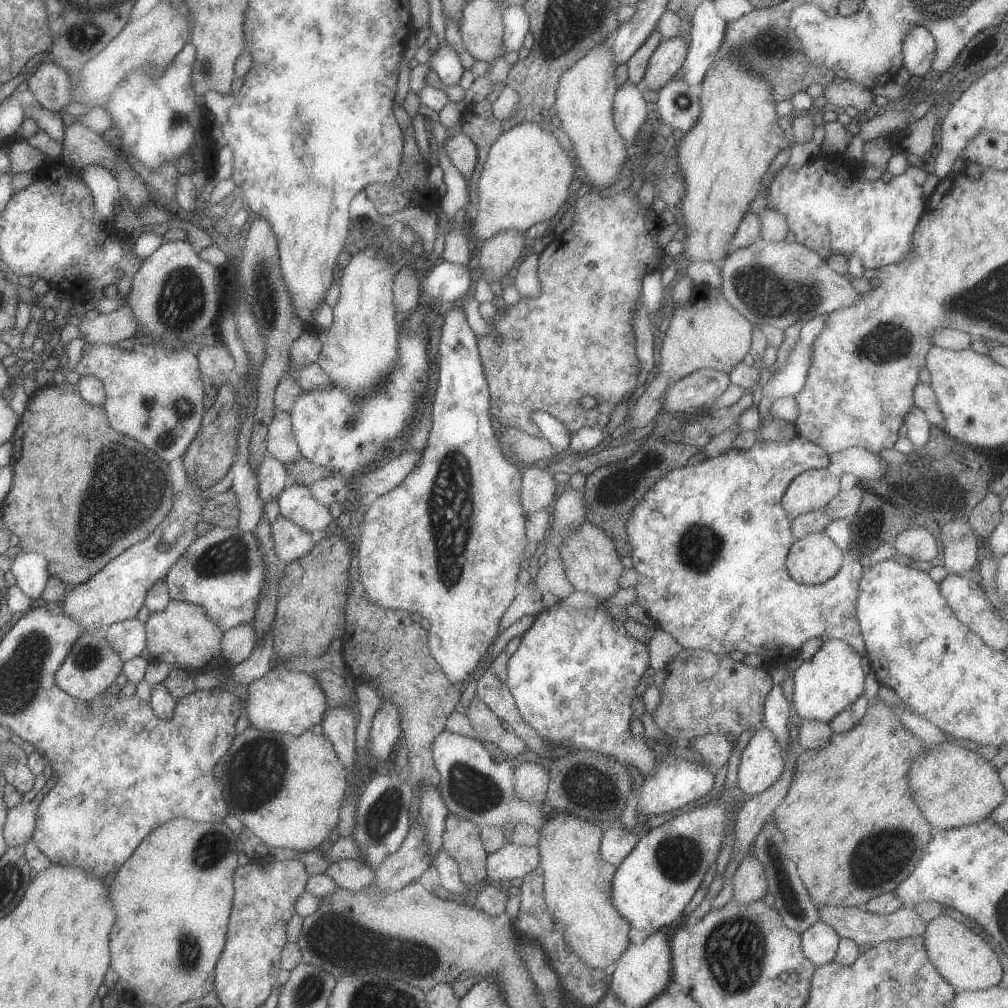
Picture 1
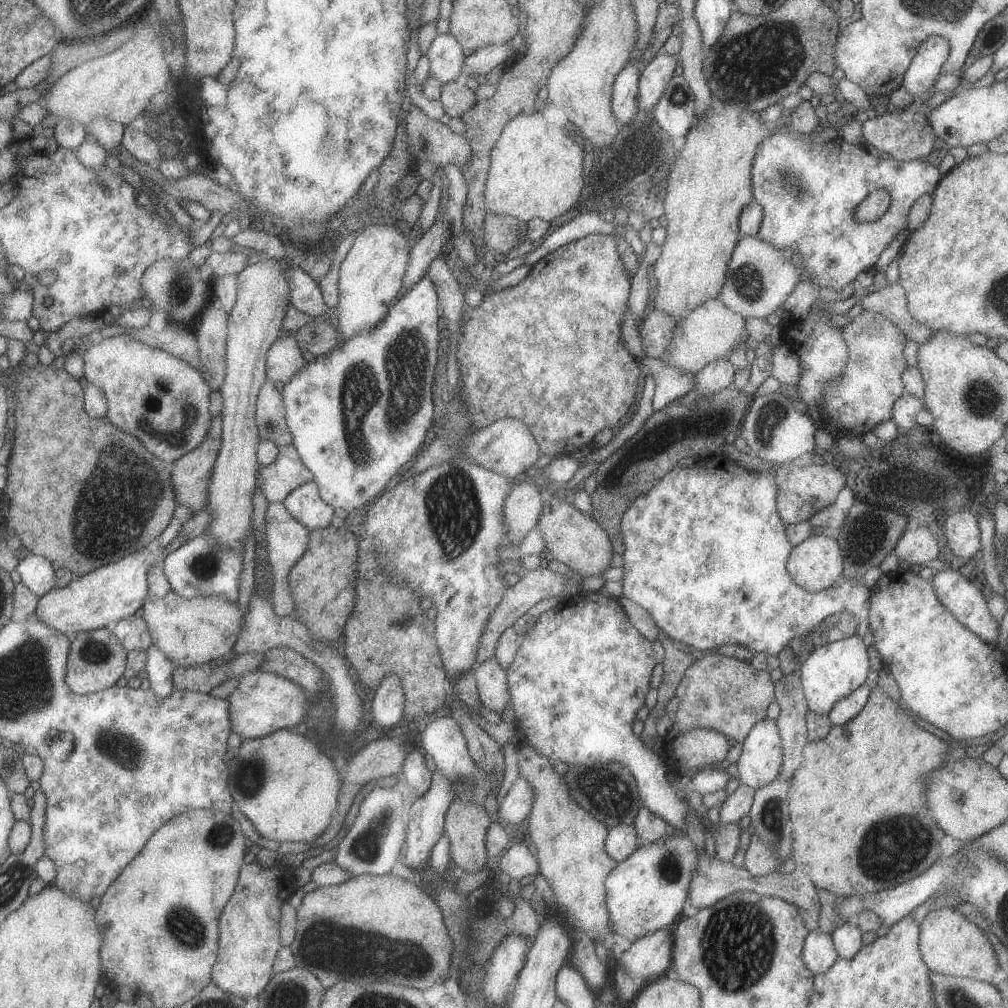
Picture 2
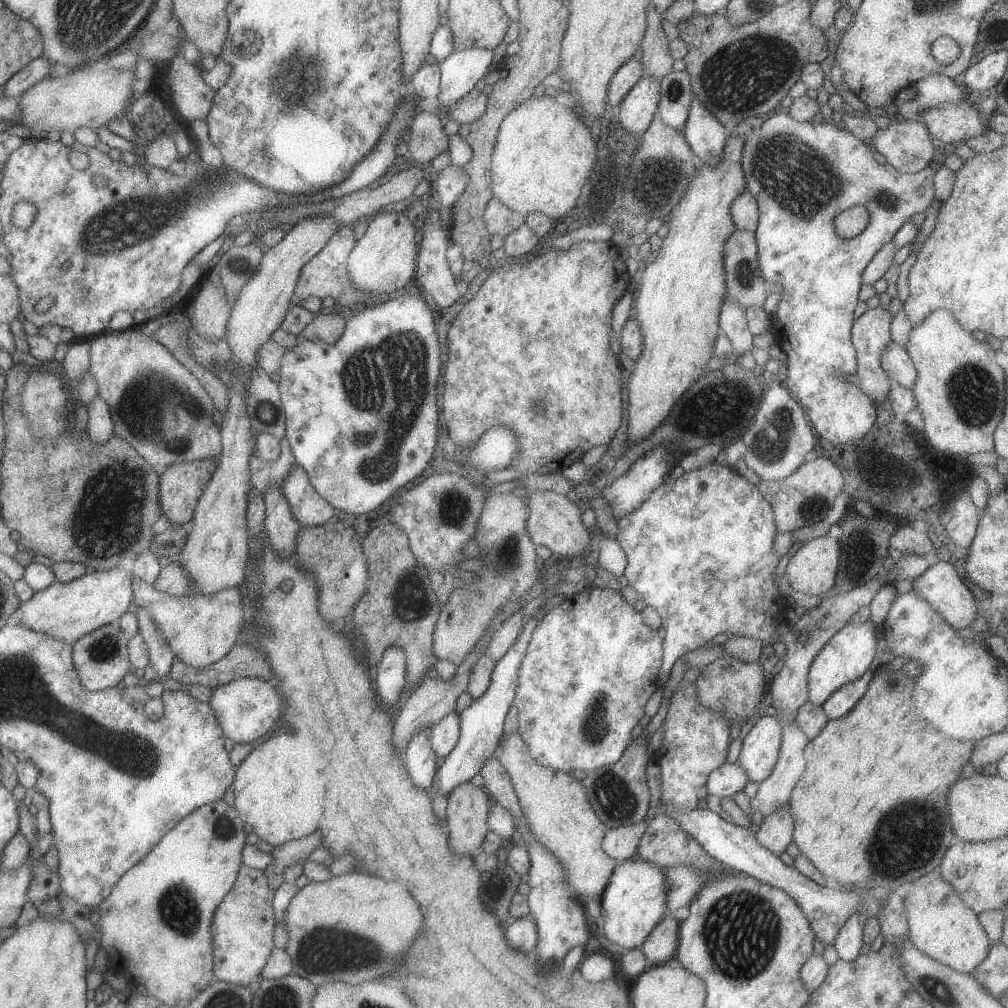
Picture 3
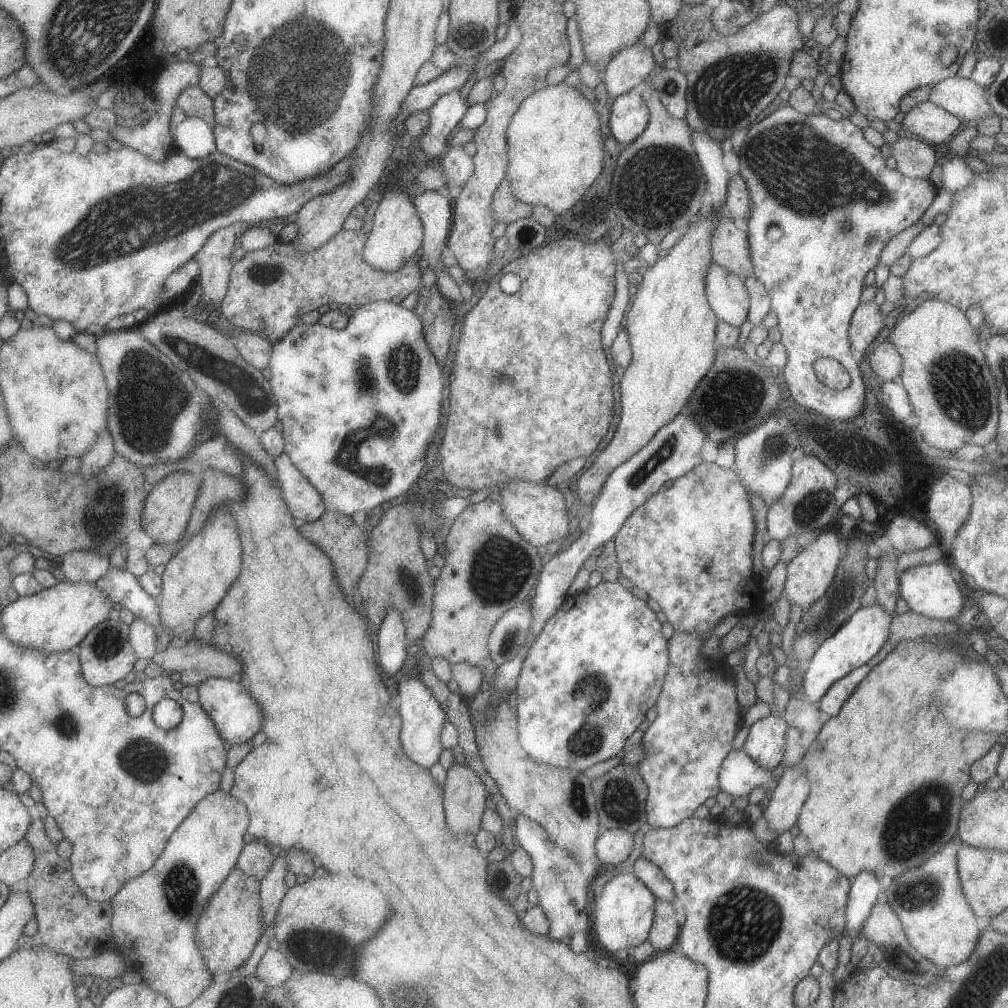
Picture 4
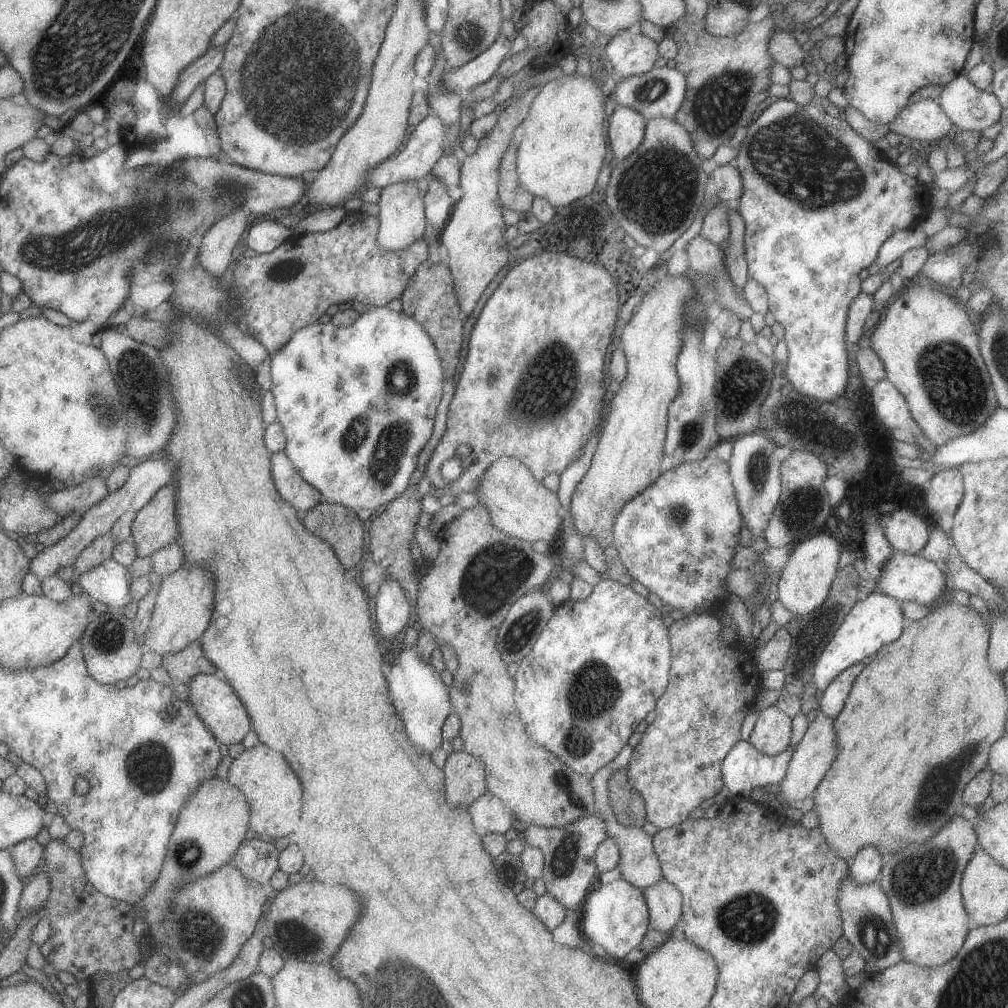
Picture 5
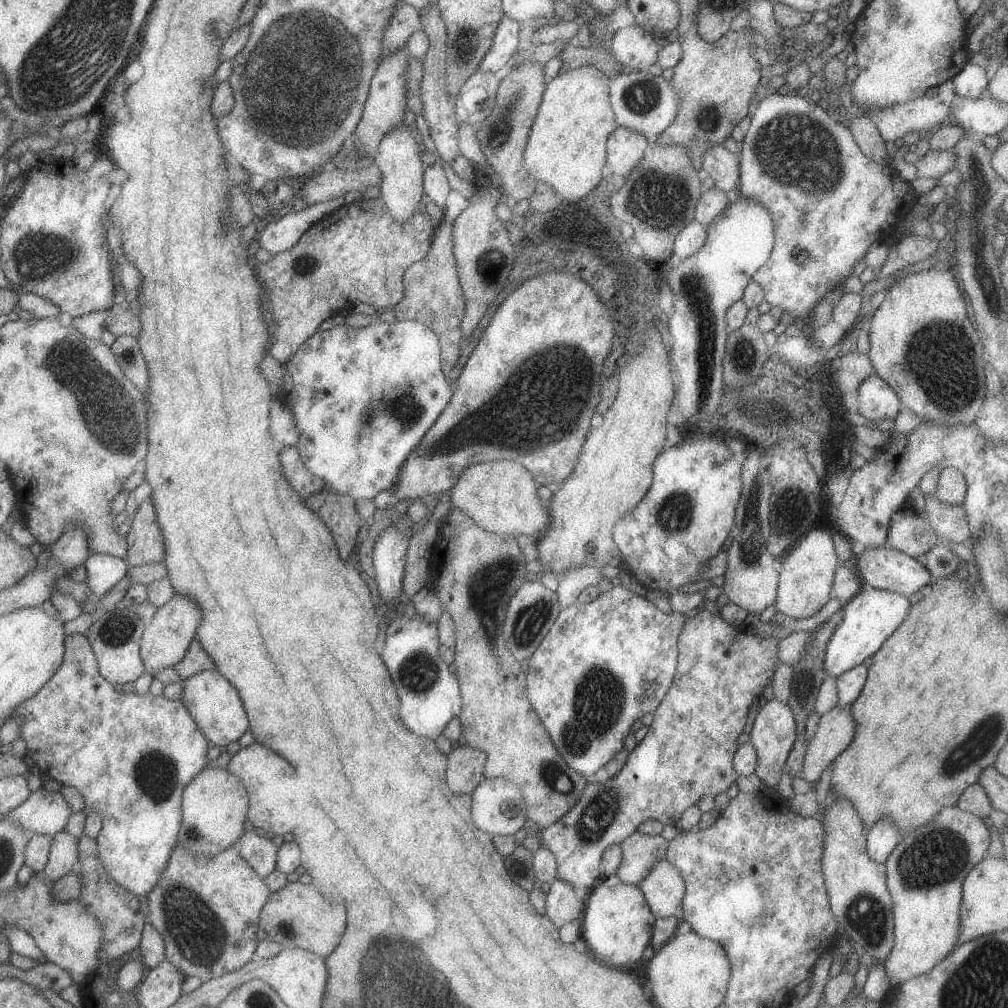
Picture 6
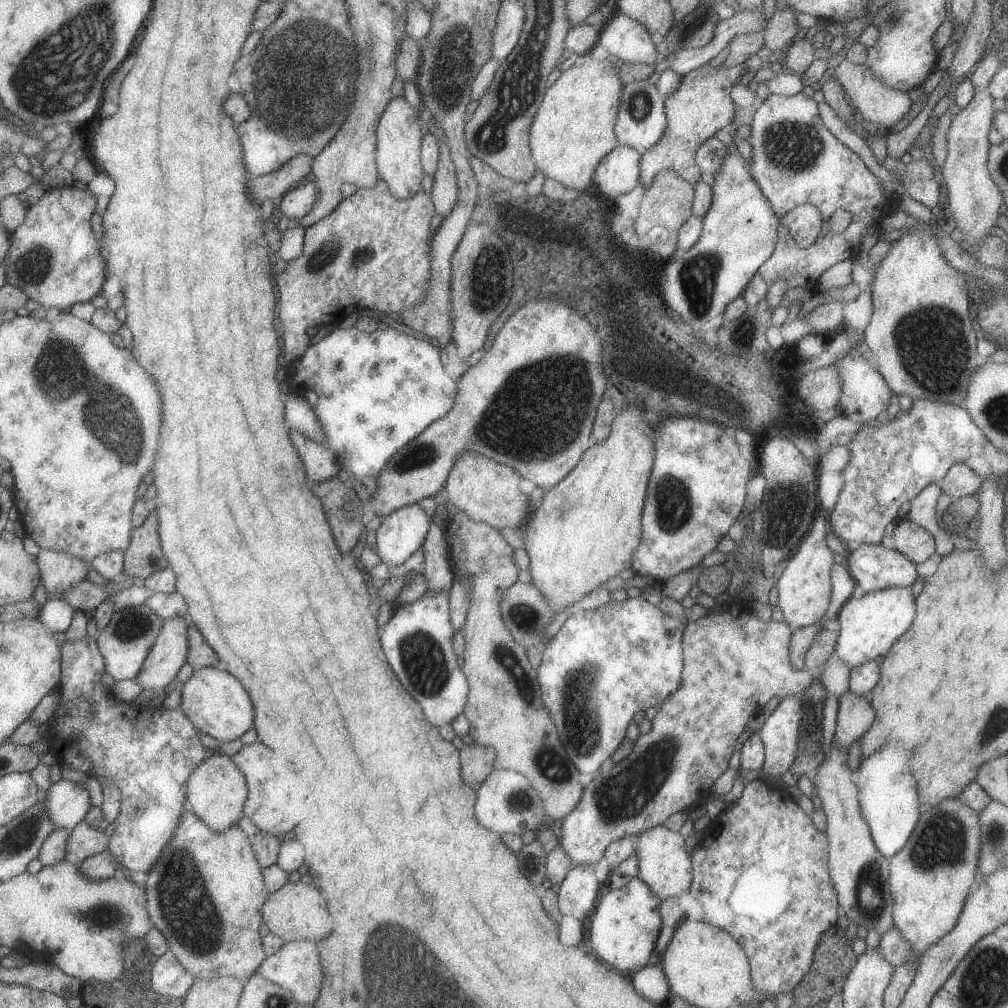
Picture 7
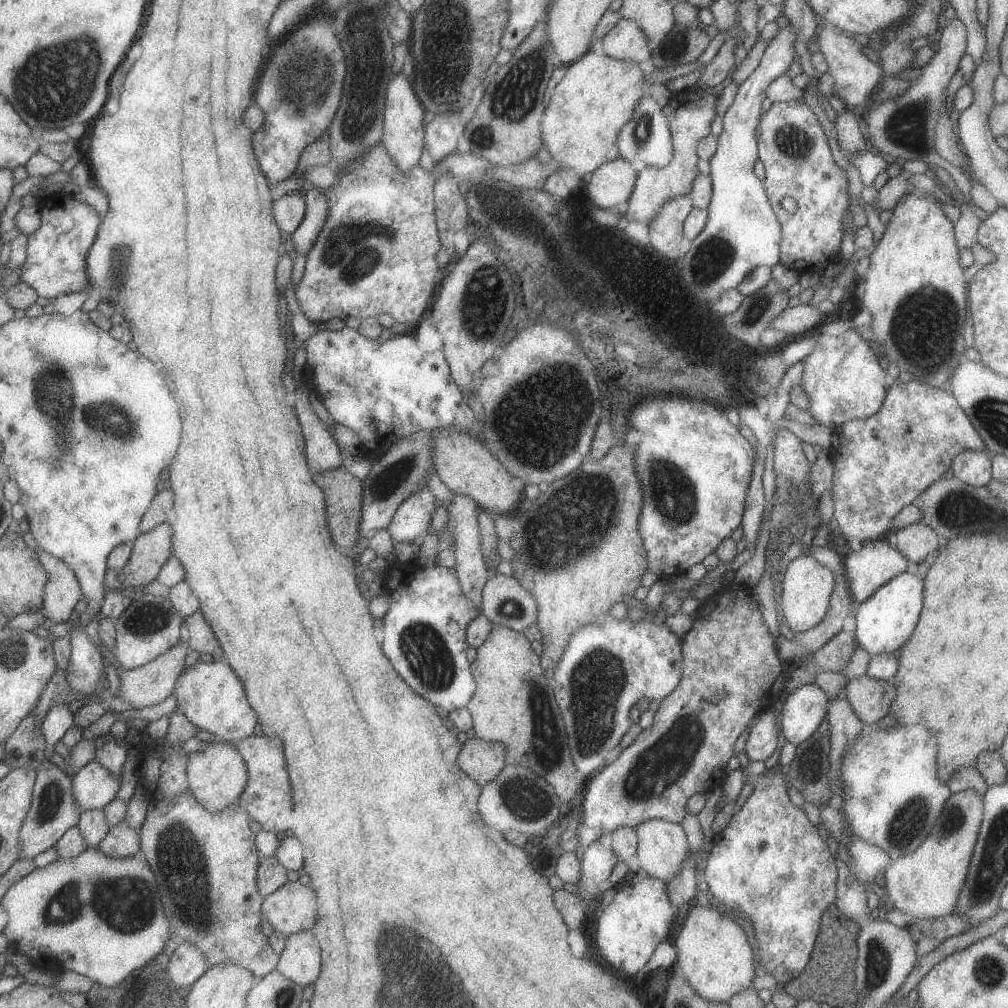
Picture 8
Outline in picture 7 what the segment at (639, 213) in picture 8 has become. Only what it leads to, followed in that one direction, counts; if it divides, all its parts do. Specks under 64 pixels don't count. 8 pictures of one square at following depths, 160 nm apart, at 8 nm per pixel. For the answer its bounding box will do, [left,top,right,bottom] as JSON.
[641,64,747,189]

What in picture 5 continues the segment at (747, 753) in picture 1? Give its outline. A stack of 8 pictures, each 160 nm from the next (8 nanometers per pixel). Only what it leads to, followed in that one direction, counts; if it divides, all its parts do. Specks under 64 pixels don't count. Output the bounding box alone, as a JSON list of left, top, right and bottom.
[747,705,792,755]

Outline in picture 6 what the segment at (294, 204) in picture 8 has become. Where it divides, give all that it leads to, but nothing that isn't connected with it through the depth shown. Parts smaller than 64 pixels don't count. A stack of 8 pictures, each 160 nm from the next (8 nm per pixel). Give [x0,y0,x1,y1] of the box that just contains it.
[296,164,381,206]

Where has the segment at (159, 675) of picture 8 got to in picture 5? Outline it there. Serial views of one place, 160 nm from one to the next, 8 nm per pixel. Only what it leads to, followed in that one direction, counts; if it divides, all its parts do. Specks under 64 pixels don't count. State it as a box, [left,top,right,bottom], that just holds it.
[143,564,215,654]

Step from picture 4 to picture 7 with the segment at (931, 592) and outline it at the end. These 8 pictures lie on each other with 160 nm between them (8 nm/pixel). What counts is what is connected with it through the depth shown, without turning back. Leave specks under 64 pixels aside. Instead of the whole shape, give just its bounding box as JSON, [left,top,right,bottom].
[846,544,920,599]

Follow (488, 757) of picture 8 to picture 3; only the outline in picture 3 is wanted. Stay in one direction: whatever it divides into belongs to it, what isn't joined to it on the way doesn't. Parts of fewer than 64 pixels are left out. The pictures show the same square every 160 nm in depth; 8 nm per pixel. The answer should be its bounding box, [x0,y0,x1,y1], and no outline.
[446,781,491,855]

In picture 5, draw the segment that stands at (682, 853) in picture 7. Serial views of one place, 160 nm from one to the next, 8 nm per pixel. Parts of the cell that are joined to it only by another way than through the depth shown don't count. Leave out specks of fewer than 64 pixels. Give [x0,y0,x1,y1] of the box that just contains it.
[643,878,683,934]

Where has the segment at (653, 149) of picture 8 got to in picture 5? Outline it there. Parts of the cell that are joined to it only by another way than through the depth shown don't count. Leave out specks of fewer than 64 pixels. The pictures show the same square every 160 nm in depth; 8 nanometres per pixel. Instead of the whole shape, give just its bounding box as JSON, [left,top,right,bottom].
[616,68,687,120]

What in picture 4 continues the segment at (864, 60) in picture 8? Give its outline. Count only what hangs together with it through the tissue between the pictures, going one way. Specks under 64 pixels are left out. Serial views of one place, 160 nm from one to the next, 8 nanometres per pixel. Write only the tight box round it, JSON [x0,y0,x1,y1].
[902,101,965,145]

